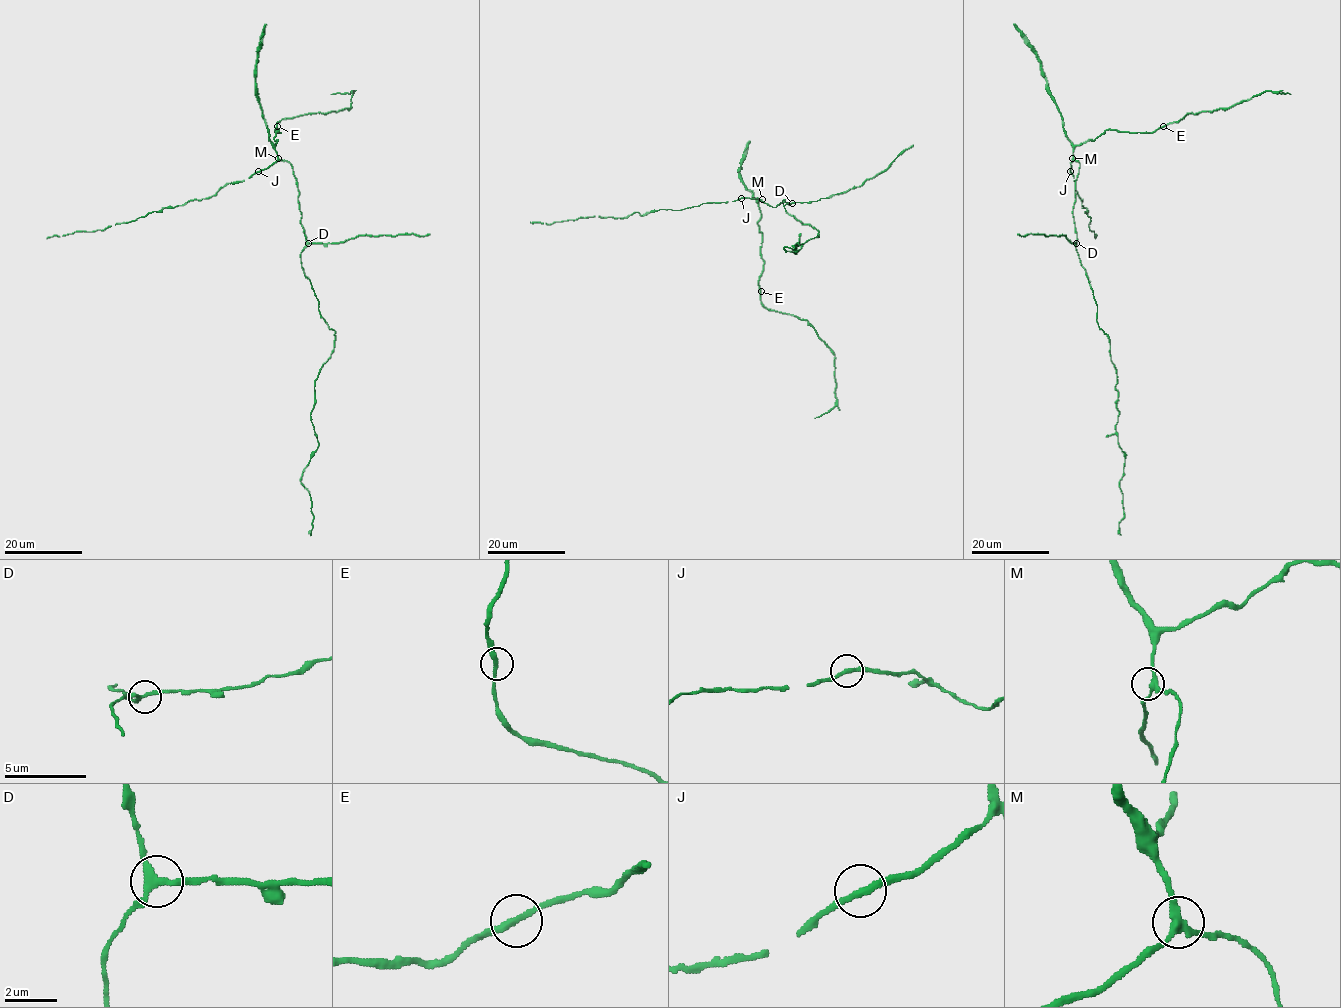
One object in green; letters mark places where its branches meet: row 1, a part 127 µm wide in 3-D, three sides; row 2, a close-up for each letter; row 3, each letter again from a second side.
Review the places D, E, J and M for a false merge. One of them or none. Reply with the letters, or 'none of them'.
D

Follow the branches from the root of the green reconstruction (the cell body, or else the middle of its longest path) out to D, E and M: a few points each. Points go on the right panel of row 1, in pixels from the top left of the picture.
D: (1073, 214), (1076, 243)
E: (1073, 214), (1080, 166), (1073, 155), (1076, 146), (1094, 140), (1109, 129), (1155, 132), (1163, 126)
M: (1073, 214), (1080, 163), (1072, 158)

